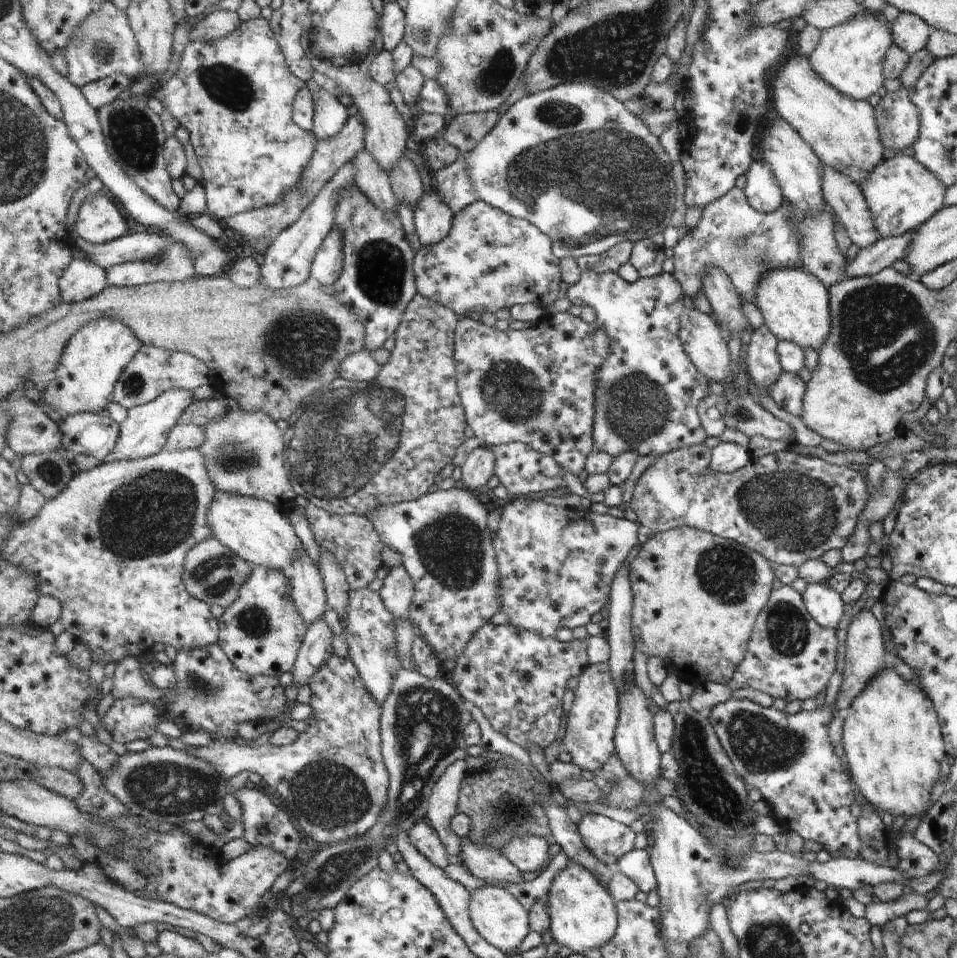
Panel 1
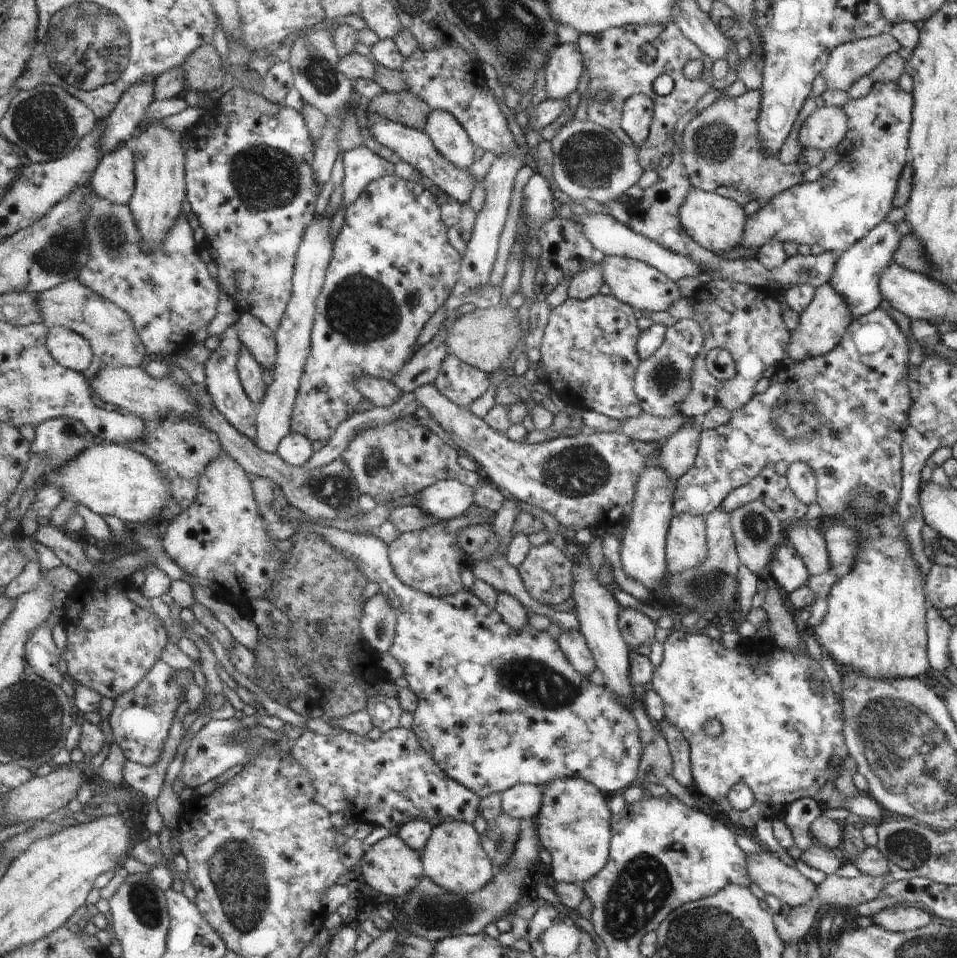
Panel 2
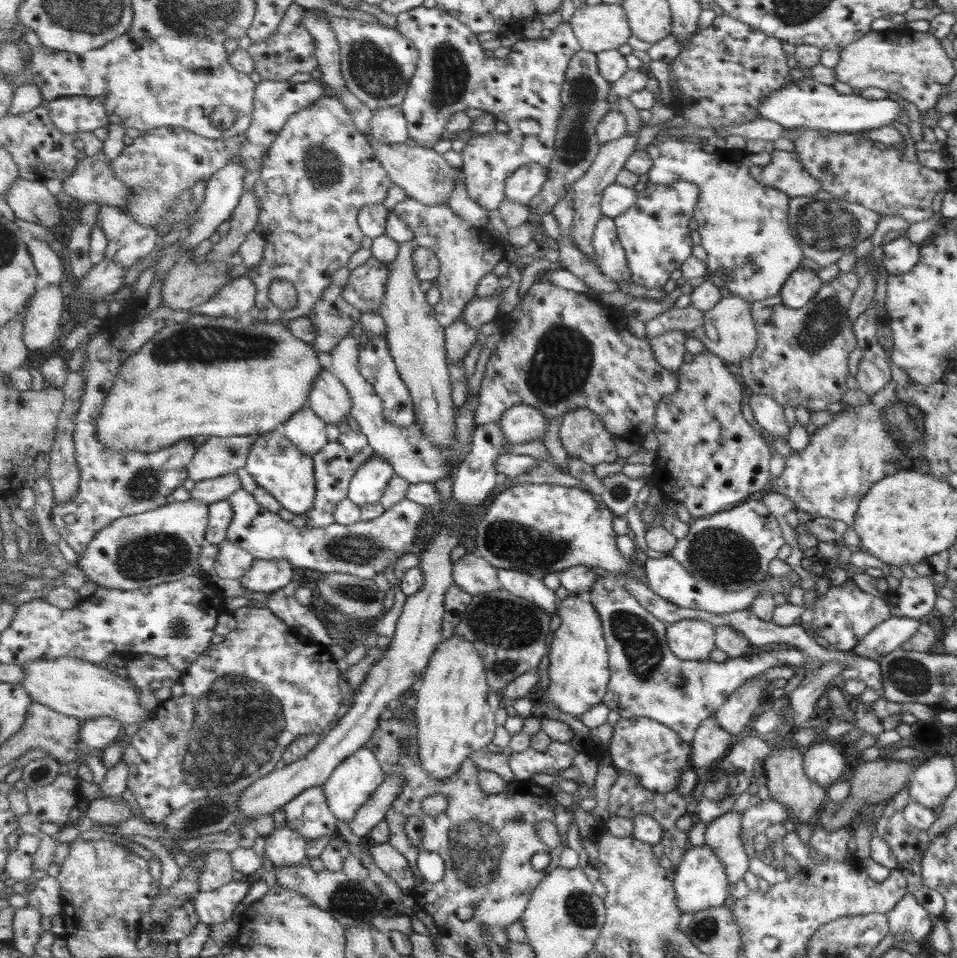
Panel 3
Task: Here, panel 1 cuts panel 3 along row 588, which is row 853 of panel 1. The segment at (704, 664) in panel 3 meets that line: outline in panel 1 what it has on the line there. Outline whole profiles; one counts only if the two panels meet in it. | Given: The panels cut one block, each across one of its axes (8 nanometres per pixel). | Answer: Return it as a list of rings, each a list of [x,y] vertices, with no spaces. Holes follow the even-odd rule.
[[[586,814],[578,822],[578,830],[585,846],[599,858],[614,868],[621,856],[635,848],[637,834],[633,828],[611,820],[601,814]]]

